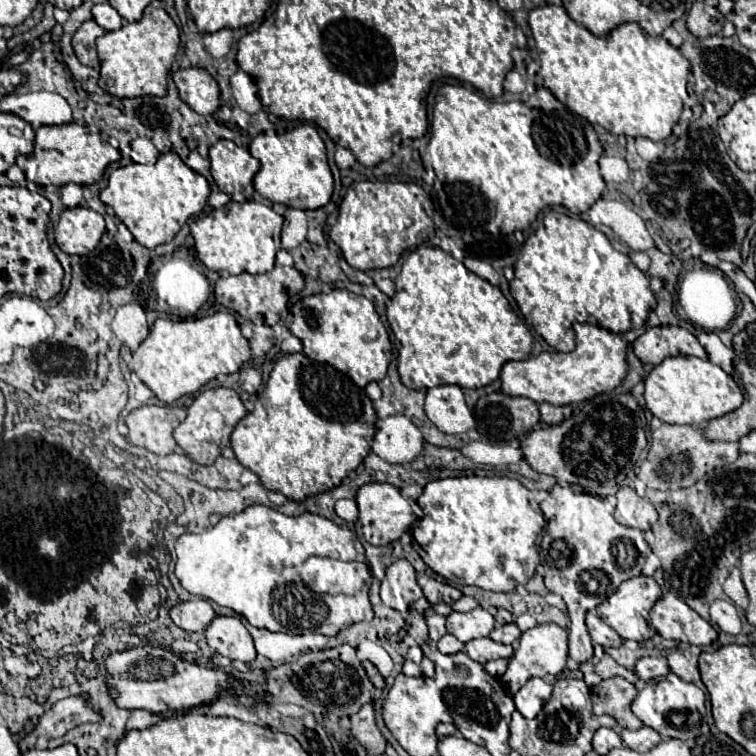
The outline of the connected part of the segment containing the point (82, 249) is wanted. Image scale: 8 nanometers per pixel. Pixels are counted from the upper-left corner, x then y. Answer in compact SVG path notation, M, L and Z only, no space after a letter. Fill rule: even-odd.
M73 207L61 213L55 225L55 243L63 253L85 255L97 247L105 231L103 217L89 207Z

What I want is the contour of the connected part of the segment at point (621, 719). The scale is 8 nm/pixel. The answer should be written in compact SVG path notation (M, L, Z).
M611 677L591 688L595 715L611 715L623 729L639 729L643 723L631 713L631 703L637 695L635 685L623 677Z

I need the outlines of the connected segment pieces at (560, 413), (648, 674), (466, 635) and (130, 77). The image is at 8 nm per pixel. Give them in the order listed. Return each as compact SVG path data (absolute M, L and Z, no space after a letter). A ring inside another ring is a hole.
M541 403L539 409L541 409L541 421L547 425L557 425L563 419L571 417L571 407L555 407L551 403Z
M641 657L635 663L635 675L641 681L649 681L649 679L655 679L655 677L661 677L667 673L669 673L669 667L663 657Z
M477 607L467 613L453 611L447 617L447 633L455 635L461 643L467 643L467 641L479 639L479 637L487 637L489 631L493 629L493 625L495 625L493 615L483 607Z
M149 5L141 21L125 21L121 29L109 31L97 39L97 53L101 61L99 87L107 93L123 97L163 97L167 93L171 63L179 51L179 29L173 19L161 9Z

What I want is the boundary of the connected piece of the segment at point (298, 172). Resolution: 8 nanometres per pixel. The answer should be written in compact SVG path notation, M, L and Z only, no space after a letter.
M303 123L293 131L279 134L273 127L260 132L248 147L251 155L259 159L261 169L253 177L255 191L271 203L281 203L293 209L319 209L325 207L334 190L334 179L327 165L327 149L314 125Z

